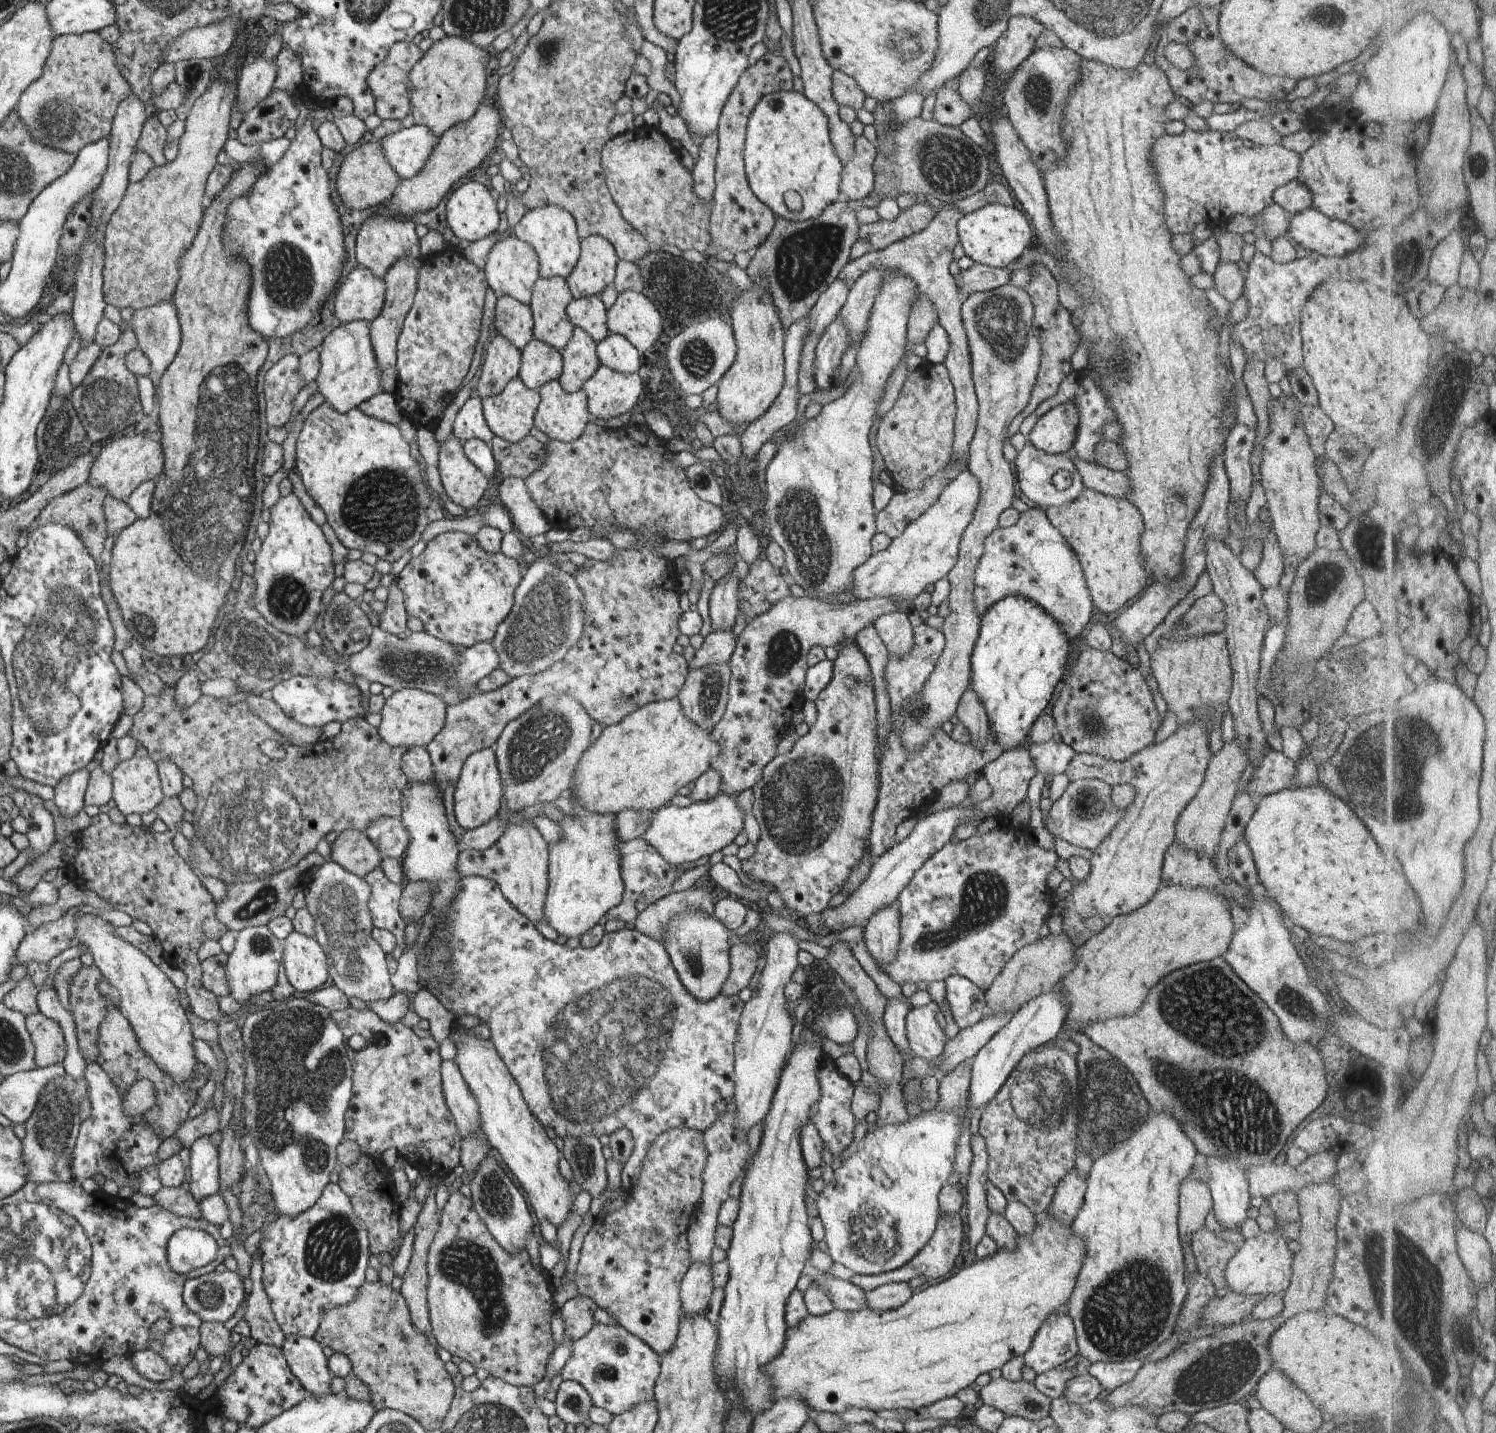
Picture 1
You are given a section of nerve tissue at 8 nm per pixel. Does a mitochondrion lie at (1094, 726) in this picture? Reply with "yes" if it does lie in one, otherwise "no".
yes

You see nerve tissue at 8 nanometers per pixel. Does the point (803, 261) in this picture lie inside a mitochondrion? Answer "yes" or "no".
yes

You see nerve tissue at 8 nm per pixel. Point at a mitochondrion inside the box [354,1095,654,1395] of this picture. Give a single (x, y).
(463, 1262)

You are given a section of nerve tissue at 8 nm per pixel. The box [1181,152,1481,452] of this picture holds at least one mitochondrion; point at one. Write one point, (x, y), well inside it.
(1404, 268)

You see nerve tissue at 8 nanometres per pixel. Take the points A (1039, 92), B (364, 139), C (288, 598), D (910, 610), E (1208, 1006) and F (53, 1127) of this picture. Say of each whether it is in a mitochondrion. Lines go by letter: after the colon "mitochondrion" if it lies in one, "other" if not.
A: mitochondrion
B: other
C: mitochondrion
D: other
E: mitochondrion
F: mitochondrion

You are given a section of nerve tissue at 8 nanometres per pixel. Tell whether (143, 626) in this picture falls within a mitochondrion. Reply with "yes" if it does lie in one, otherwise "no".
yes

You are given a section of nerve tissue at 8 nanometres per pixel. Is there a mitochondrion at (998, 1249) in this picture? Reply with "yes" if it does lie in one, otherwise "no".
no

